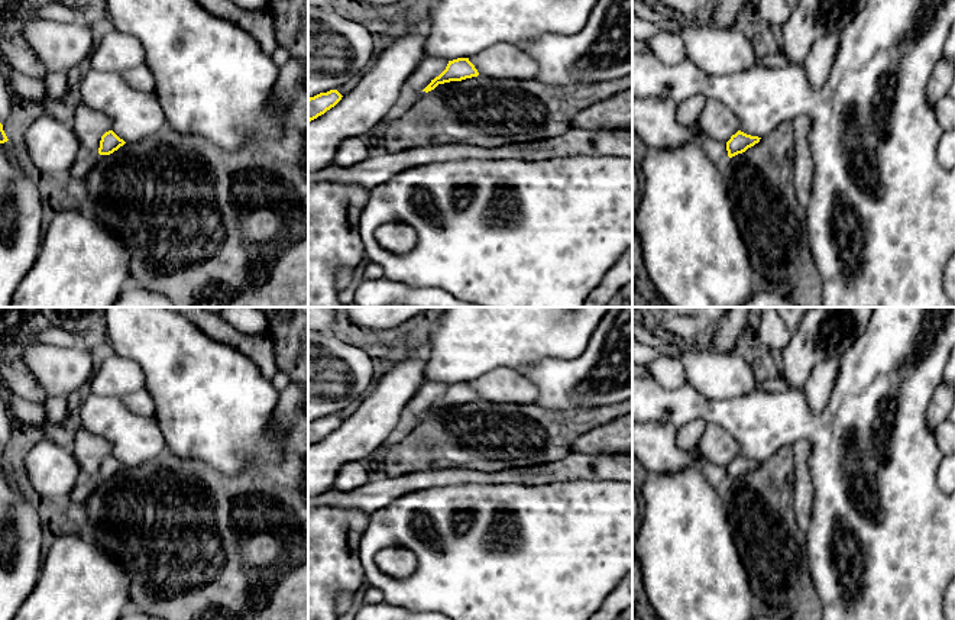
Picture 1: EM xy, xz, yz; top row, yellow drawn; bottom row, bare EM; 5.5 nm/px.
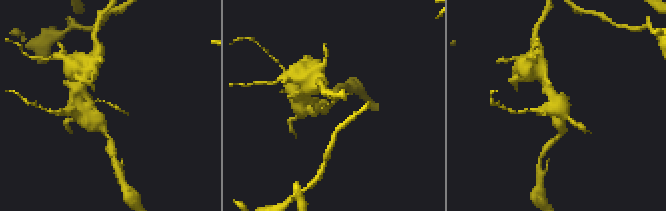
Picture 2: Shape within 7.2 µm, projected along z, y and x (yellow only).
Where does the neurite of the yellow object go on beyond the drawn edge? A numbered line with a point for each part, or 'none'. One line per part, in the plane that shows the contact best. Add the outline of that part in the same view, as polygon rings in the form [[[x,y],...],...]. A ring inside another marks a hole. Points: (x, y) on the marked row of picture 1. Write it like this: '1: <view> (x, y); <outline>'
none

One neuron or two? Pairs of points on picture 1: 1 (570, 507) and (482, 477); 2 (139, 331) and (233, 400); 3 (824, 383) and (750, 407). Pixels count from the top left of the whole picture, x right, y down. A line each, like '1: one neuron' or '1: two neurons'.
1: two neurons
2: one neuron
3: two neurons

